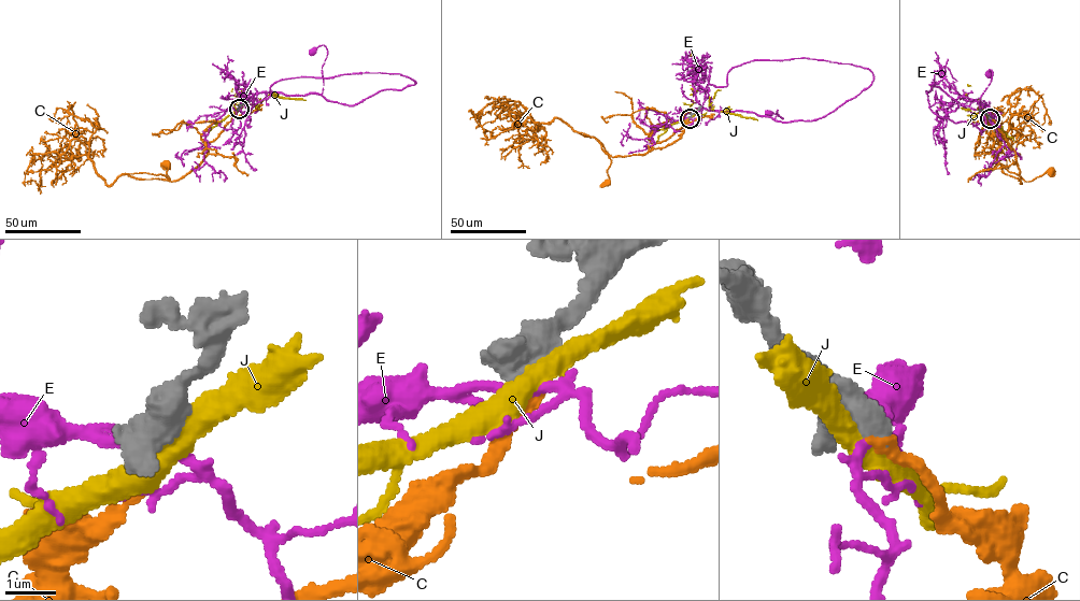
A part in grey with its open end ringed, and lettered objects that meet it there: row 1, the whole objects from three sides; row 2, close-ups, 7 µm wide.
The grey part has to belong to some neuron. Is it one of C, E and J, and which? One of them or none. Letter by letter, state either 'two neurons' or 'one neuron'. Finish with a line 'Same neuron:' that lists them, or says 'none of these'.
C: one neuron
E: two neurons
J: two neurons
Same neuron: C

